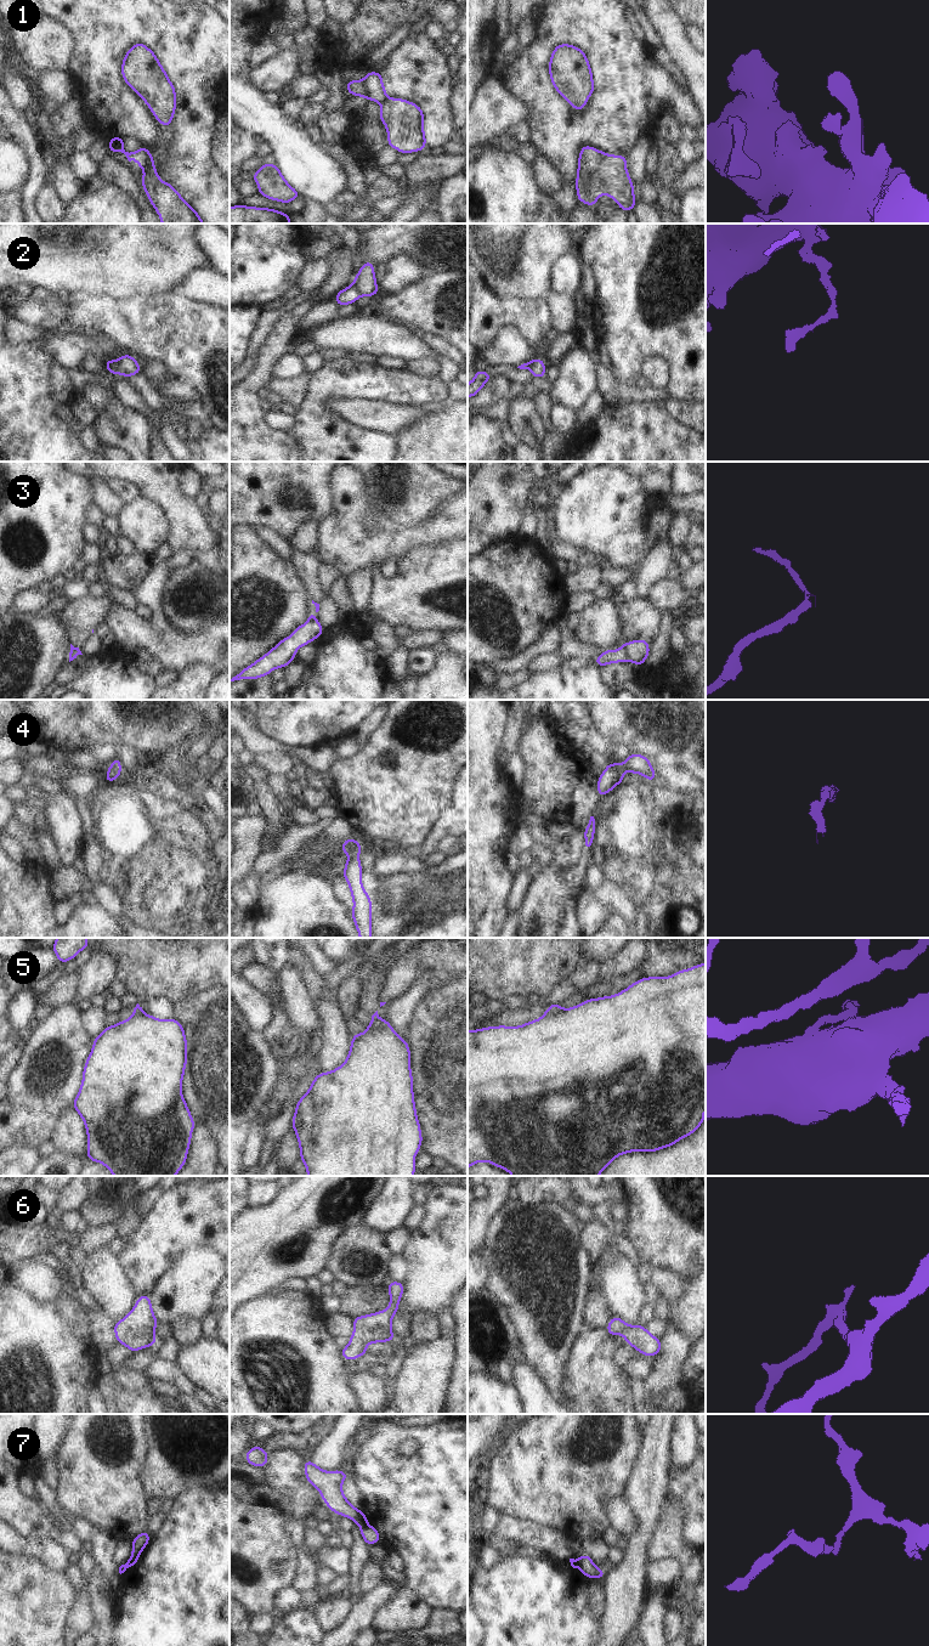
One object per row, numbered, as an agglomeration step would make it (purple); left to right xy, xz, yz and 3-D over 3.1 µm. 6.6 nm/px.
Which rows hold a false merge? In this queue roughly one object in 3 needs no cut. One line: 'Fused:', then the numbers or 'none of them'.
Fused: 1, 2, 3, 5, 7.

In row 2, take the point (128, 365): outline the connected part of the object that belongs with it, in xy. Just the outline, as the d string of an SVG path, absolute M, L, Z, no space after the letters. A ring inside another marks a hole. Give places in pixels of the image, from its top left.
M124 353L118 360L118 366L119 366L119 369L128 375L135 375L135 374L141 373L141 367L138 362L128 353Z

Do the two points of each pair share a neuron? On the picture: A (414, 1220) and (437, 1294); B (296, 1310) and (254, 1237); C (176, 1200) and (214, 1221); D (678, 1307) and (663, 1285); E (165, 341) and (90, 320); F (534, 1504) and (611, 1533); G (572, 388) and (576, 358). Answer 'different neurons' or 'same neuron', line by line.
A: different neurons
B: different neurons
C: same neuron
D: different neurons
E: same neuron
F: different neurons
G: same neuron

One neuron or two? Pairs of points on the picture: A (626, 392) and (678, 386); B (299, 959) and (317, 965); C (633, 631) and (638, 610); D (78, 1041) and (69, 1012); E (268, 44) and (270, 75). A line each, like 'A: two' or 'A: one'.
A: two
B: two
C: one
D: one
E: two

